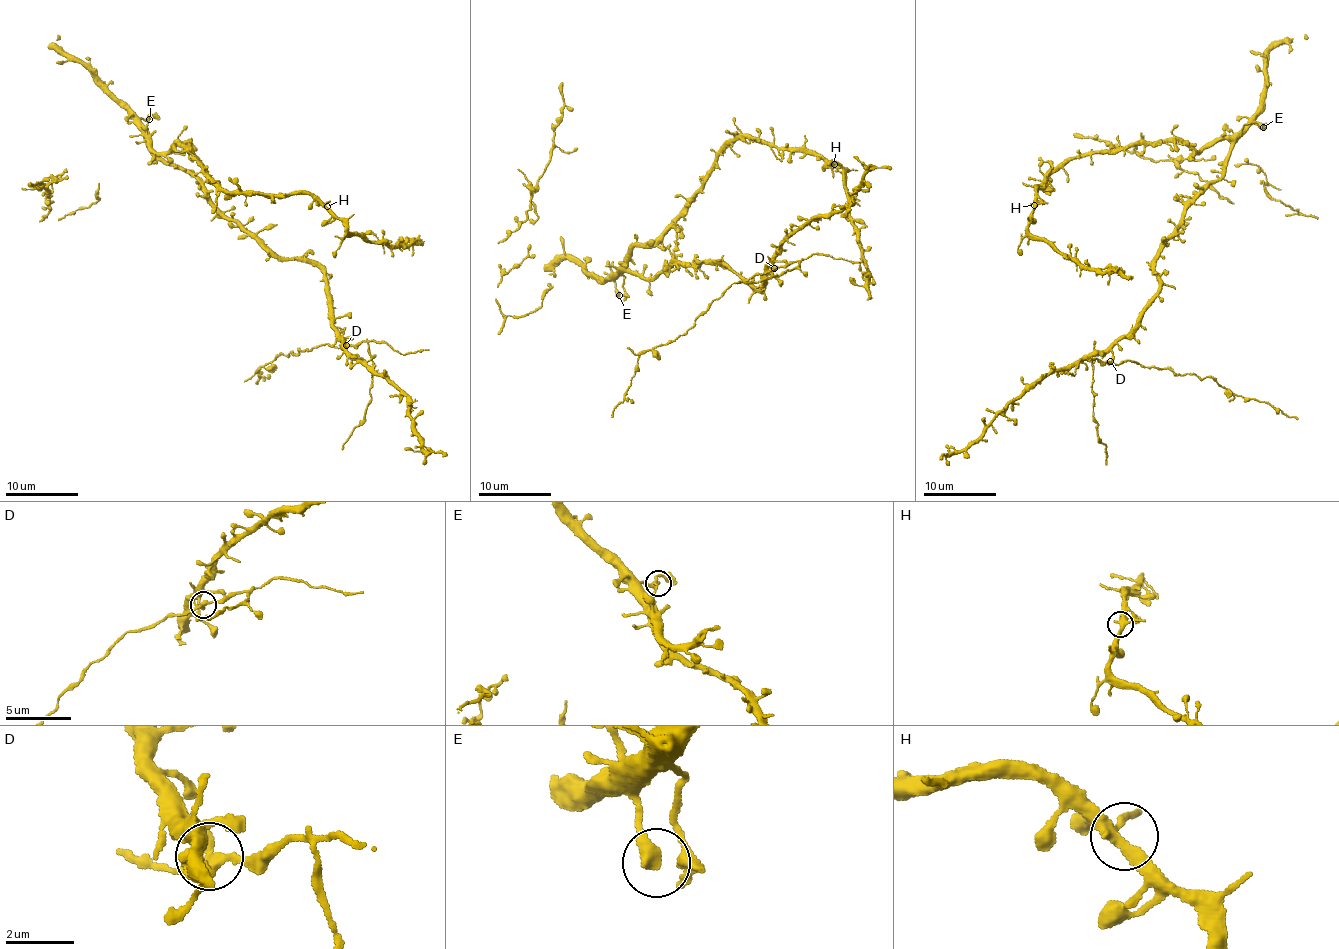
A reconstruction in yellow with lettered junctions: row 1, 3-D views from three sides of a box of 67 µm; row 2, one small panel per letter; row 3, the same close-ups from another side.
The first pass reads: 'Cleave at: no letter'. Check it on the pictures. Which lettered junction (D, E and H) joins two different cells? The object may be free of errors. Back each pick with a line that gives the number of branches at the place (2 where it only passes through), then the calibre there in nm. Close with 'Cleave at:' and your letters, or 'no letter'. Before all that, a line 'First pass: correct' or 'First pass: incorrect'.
First pass: incorrect
D: Branches: 3. Thickness 260 nm
Cleave at: D

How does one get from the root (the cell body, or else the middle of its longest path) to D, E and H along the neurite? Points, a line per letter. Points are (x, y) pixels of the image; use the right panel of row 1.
D: (1223, 171), (1190, 204), (1183, 221), (1168, 235), (1153, 264), (1158, 292), (1142, 319), (1115, 343), (1109, 361)
E: (1223, 171), (1235, 139), (1253, 124), (1263, 127)
H: (1223, 171), (1229, 139), (1213, 139), (1198, 152), (1175, 141), (1087, 151), (1043, 178), (1034, 205)

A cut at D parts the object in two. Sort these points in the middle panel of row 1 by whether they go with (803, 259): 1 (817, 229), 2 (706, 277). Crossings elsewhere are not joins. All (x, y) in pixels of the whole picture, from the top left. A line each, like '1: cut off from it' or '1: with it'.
1: cut off from it
2: cut off from it

